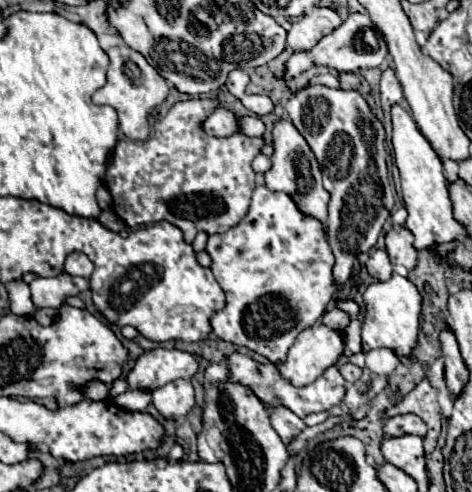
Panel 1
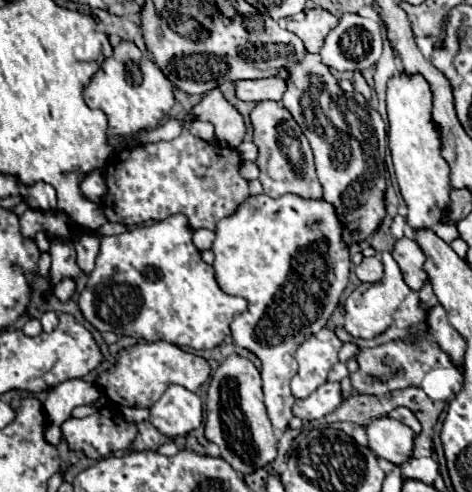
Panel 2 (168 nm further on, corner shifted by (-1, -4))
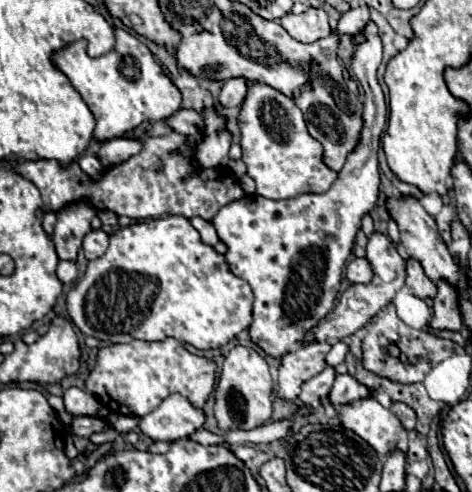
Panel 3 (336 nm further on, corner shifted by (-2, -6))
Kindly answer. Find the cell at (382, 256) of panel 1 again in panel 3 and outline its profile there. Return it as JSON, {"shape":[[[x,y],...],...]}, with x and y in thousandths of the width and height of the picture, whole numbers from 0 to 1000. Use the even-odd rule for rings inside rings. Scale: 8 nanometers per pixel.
{"shape":[[[750,522],[733,543],[733,563],[742,575],[780,575],[780,567],[788,567],[784,535],[775,526]]]}

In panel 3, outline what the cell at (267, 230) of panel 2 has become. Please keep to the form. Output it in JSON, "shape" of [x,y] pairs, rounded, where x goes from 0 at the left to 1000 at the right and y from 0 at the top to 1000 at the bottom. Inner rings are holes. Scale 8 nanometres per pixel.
{"shape":[[[780,43],[767,55],[771,83],[746,87],[746,144],[771,181],[767,270],[758,295],[737,315],[716,364],[678,396],[644,392],[627,404],[564,404],[521,396],[475,417],[449,445],[462,482],[483,498],[479,526],[487,551],[521,567],[538,591],[538,652],[530,685],[568,722],[593,730],[644,689],[644,673],[674,661],[708,624],[720,587],[725,551],[746,514],[754,470],[767,457],[771,433],[784,433],[801,404],[801,299],[818,250],[818,205],[797,161],[797,140],[809,124],[809,83],[801,55]]]}

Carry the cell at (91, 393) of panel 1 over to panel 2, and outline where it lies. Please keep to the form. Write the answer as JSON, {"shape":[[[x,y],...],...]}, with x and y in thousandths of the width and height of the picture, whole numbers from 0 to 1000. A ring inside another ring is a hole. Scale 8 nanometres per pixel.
{"shape":[[[142,770],[104,795],[91,831],[112,864],[129,864],[159,827],[206,819],[210,803],[214,791],[201,778],[184,778],[176,770]]]}

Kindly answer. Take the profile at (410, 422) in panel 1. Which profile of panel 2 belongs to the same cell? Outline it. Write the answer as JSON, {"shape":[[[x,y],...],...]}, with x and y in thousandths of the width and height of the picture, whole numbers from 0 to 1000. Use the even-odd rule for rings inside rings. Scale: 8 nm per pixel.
{"shape":[[[862,827],[833,831],[833,835],[824,839],[824,848],[828,848],[828,852],[841,852],[841,856],[850,856],[850,860],[858,860],[858,864],[862,864],[862,868],[871,868],[879,880],[888,880],[888,876],[892,876],[892,864],[888,864],[883,848],[879,848]]]}

